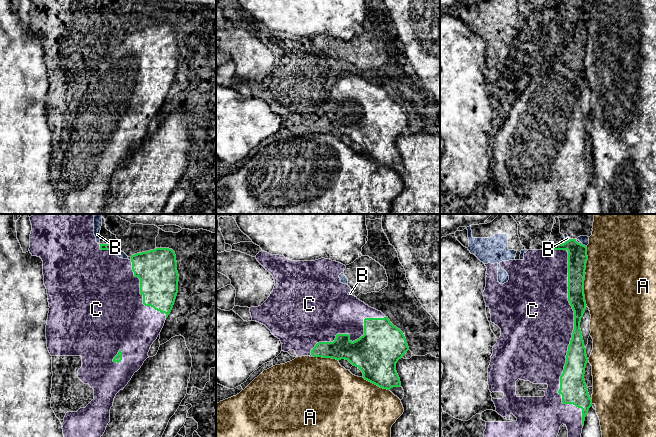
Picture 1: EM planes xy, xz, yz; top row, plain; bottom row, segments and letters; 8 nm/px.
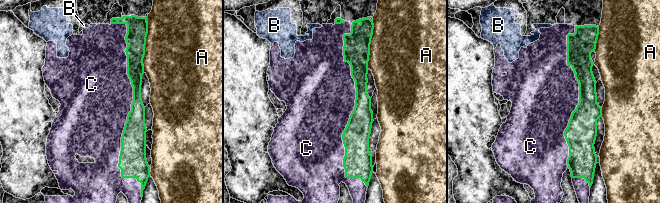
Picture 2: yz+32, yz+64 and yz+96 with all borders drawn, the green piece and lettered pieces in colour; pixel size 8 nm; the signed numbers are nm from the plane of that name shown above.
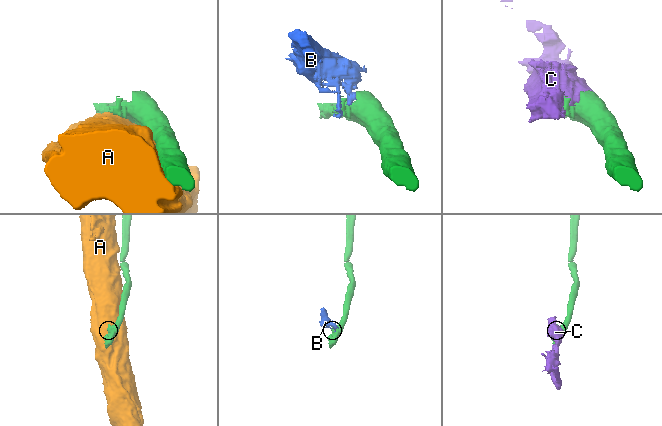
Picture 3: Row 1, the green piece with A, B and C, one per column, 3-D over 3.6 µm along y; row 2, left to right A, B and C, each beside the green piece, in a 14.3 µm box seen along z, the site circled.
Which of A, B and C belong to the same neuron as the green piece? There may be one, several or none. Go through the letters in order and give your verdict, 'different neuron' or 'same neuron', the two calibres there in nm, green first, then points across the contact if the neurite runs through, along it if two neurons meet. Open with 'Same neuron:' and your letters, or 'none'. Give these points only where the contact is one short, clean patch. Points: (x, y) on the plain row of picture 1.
Same neuron: C
A: different neuron; 160 nm thick on the green side, 480 nm on the other
B: different neuron; 160 nm thick on the green side, 70 nm on the other
C: same neuron; 180 nm thick on the green side, 480 nm on the other

